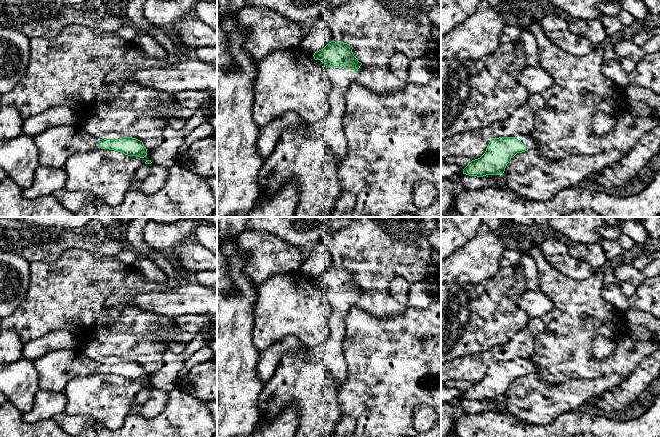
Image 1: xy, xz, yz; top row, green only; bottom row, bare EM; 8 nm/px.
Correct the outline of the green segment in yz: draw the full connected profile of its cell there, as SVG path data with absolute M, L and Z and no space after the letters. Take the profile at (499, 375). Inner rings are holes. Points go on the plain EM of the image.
M518 358L515 361L493 362L485 377L472 384L463 393L463 398L477 401L503 398L507 388L517 377L535 371L536 365L532 359Z

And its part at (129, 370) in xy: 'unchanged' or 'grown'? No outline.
grown

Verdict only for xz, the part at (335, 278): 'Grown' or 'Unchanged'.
Grown

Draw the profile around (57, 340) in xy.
M63 330L50 332L40 339L32 340L23 346L23 358L35 361L45 354L79 346L79 341L71 333Z

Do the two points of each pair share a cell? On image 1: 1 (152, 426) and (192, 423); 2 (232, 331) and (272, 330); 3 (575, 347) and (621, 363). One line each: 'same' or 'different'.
1: same
2: different
3: same

